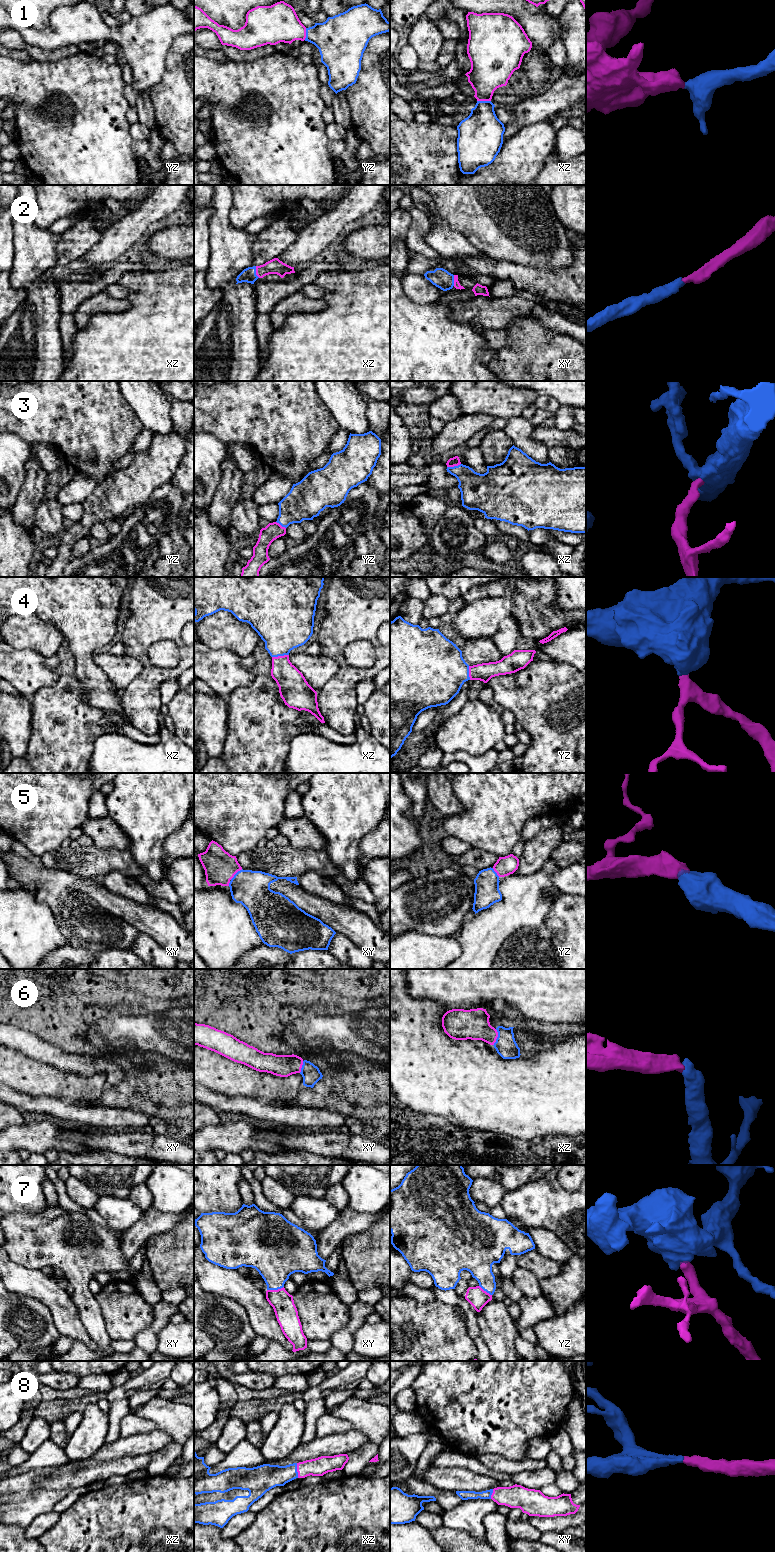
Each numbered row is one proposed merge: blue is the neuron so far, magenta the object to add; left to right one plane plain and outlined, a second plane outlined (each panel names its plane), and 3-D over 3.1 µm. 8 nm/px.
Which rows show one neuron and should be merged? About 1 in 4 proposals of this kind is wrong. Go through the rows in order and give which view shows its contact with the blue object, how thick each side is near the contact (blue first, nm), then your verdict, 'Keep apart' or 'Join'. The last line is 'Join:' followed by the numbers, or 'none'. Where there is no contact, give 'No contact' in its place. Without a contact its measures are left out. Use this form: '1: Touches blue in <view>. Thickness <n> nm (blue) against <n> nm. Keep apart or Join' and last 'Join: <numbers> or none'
1: Touches blue in xz. Thickness 340 nm (blue) against 300 nm. Join
2: Touches blue in xz. Thickness 120 nm (blue) against 120 nm. Join
3: Touches blue in xz. Thickness 240 nm (blue) against 80 nm. Join
4: Touches blue in xz. Thickness 420 nm (blue) against 220 nm. Join
5: Touches blue in xy. Thickness 280 nm (blue) against 260 nm. Join
6: Touches blue in xz. Thickness 170 nm (blue) against 240 nm. Join
7: Touches blue in xy. Thickness 360 nm (blue) against 180 nm. Join
8: Touches blue in xz. Thickness 200 nm (blue) against 150 nm. Join
Join: 1, 2, 3, 4, 5, 6, 7, 8

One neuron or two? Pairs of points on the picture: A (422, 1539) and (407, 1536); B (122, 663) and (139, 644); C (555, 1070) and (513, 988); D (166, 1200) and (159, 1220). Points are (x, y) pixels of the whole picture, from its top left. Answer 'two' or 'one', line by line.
A: one
B: two
C: two
D: two

